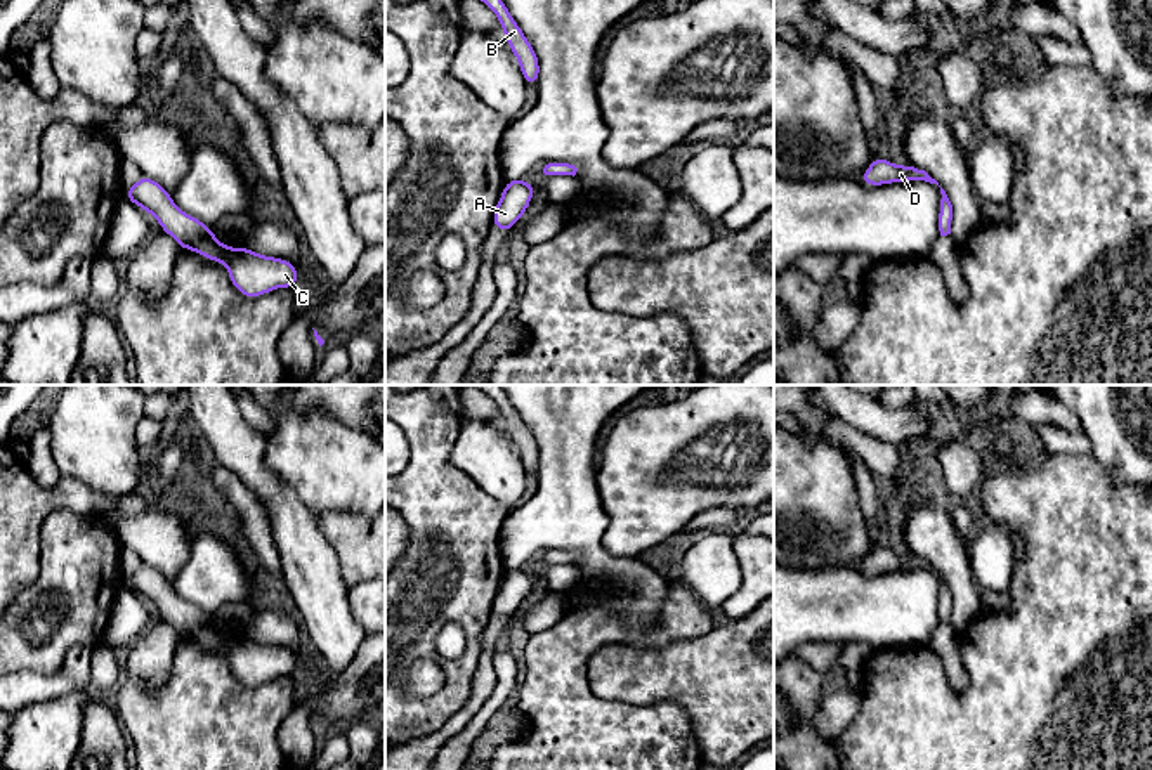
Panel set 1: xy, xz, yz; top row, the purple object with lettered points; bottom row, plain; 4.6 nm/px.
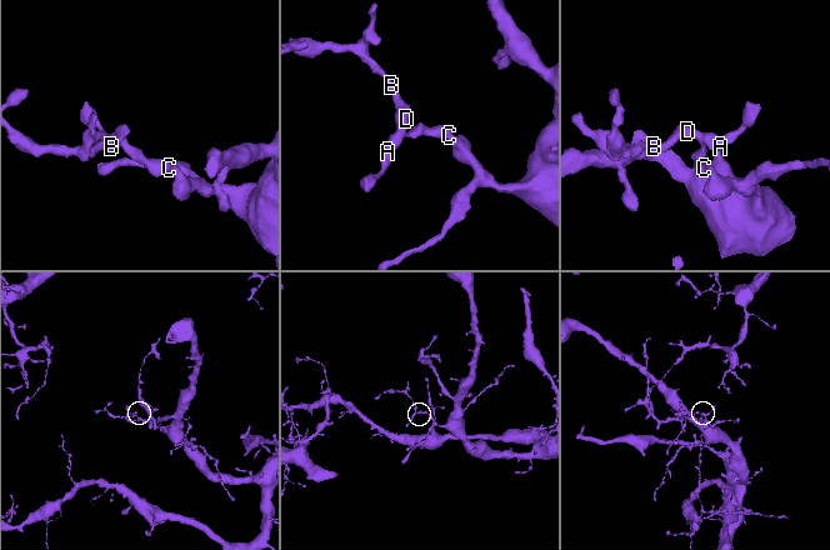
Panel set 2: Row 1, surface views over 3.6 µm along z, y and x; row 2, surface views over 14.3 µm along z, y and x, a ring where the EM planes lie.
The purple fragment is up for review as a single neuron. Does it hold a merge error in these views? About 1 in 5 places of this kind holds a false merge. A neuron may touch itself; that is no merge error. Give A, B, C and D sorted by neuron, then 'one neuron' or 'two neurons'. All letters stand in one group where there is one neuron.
A B C D | one neuron

